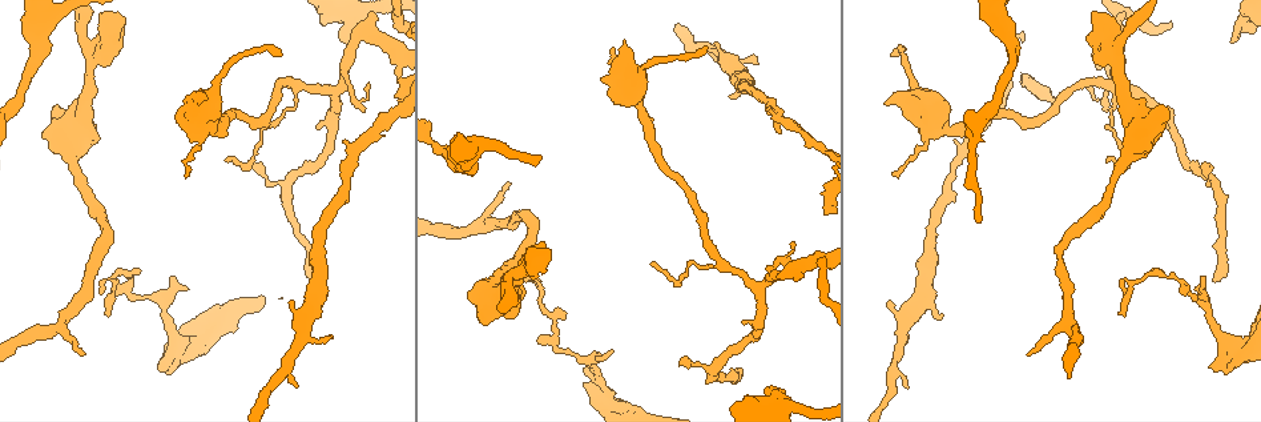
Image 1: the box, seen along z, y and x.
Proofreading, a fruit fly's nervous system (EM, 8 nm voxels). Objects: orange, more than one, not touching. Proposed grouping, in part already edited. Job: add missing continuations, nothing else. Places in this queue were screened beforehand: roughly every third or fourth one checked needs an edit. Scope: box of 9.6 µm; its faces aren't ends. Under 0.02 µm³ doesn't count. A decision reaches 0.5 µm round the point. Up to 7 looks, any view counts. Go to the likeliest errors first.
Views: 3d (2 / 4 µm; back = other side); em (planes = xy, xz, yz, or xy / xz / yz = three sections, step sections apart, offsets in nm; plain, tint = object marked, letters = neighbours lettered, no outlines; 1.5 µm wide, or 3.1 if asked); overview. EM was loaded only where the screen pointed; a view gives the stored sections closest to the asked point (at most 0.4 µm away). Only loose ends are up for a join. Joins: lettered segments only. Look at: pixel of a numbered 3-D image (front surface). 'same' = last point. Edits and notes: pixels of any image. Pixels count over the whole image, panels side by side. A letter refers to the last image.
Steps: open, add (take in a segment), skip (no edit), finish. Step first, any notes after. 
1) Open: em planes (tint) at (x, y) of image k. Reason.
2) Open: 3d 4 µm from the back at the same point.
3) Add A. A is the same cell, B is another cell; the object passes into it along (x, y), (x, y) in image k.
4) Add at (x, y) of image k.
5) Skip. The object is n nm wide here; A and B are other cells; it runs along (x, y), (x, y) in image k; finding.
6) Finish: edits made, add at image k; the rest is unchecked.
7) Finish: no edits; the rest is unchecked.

Open: em planes (letters) at (1230, 40) of image 1. An open end.

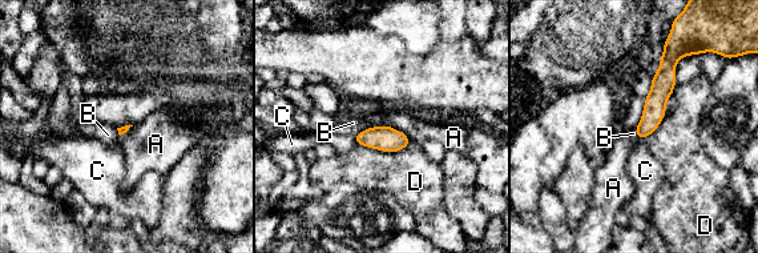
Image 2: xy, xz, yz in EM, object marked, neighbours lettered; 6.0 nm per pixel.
Skip. The longest contact is with D, 340 nm; A, B, C and D are other cells; none of them fits.

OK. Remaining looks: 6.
Open: em planes (plain) at (330, 337) of image 1. An open end.

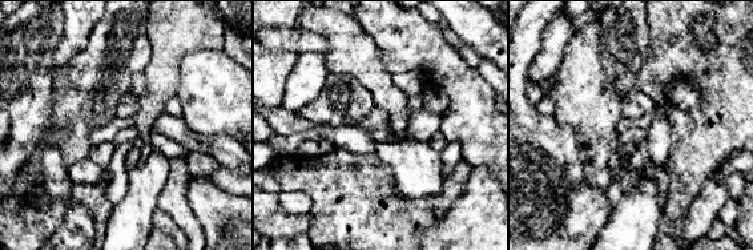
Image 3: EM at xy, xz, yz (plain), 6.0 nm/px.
Open: em planes (letters) at the same point.

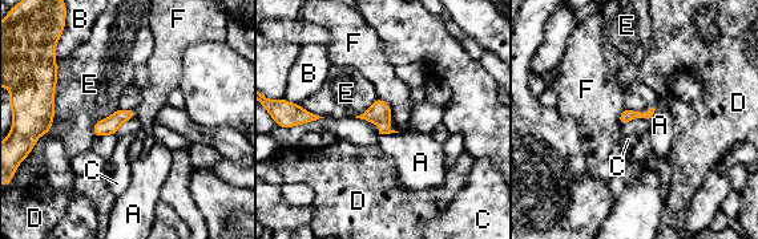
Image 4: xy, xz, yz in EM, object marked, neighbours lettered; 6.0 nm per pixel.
Skip. The longest contact is with E, 420 nm; A, B, C, D, E and F are other cells; a border runs along (378, 97), (390, 106), (392, 116) in image 4; none of them fits.

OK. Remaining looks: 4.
Open: em planes (plain) at (585, 368) of image 1. Free end.

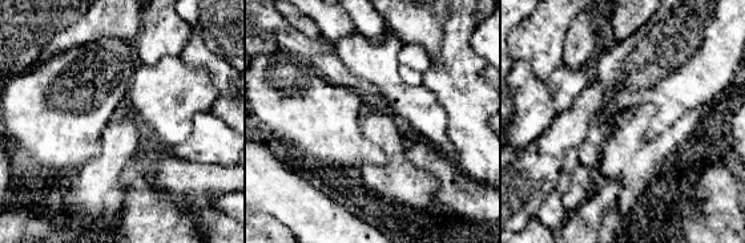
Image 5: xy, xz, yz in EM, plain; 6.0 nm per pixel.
Open: em planes (letters) at the same point.

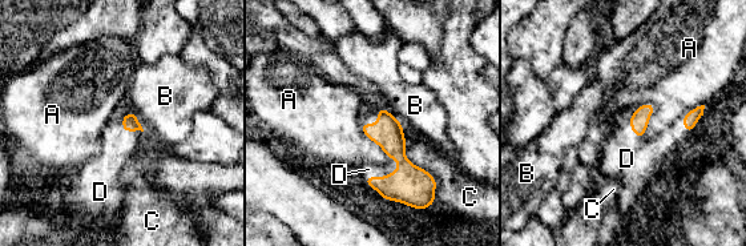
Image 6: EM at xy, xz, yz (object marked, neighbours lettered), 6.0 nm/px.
Add D. D is the same cell, A, B and C are other cells; the cell continues.

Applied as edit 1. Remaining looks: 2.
Finish: edits made, add at image 6; the rest is unchecked.

